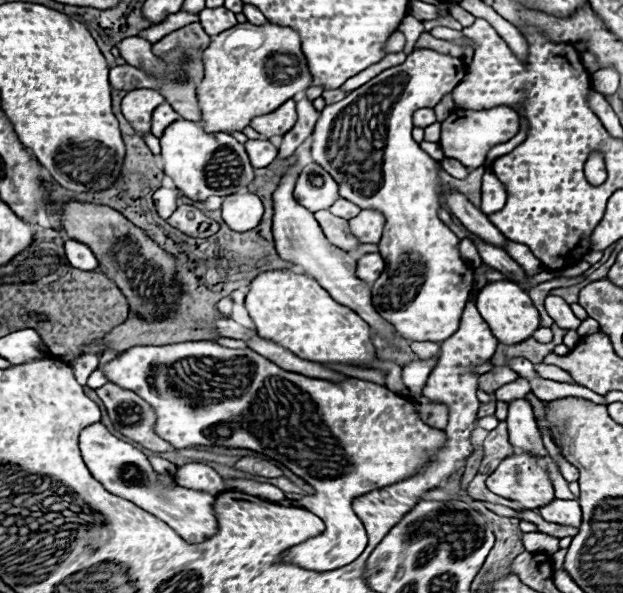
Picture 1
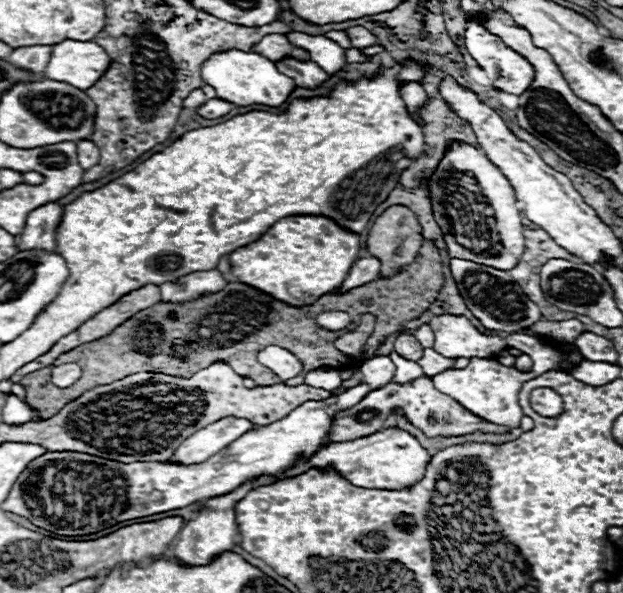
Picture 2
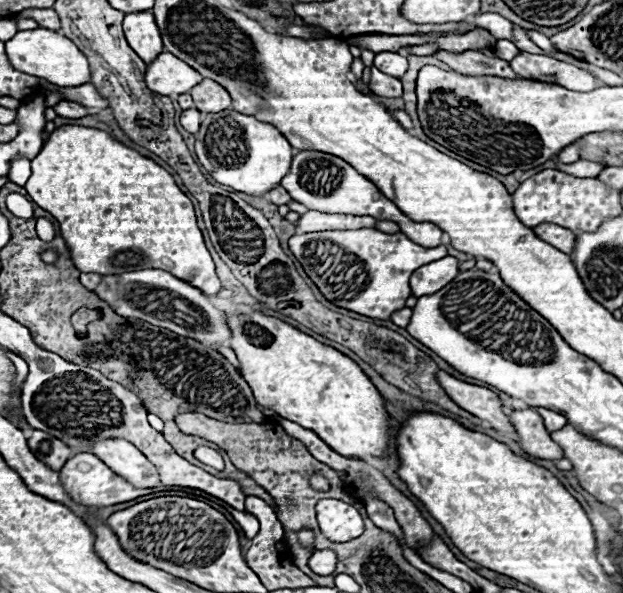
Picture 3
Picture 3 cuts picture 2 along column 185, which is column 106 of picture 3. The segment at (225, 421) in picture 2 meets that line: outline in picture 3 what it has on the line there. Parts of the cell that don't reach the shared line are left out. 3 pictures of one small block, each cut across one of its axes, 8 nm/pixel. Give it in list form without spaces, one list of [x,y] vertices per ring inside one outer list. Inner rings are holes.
[[[102,440],[92,452],[134,488],[154,488],[160,484],[154,464],[150,464],[150,460],[126,440]]]

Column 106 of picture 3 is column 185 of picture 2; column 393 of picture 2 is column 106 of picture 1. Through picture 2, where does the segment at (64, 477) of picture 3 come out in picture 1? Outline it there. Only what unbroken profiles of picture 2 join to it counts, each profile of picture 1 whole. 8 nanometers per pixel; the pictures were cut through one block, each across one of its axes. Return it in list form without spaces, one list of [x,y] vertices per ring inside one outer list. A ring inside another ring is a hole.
[[[210,340],[180,342],[170,346],[134,346],[100,366],[100,370],[108,382],[136,392],[152,406],[156,414],[156,434],[174,448],[228,446],[256,450],[276,462],[282,462],[294,474],[312,484],[316,488],[314,496],[318,501],[303,501],[300,507],[320,516],[326,530],[282,554],[284,562],[292,562],[308,570],[334,570],[350,564],[366,548],[366,530],[362,522],[352,516],[352,500],[374,488],[384,488],[412,478],[418,470],[430,464],[438,450],[446,446],[444,430],[430,428],[414,412],[416,408],[412,402],[396,396],[384,386],[356,378],[348,378],[342,384],[310,380],[270,364],[270,360],[250,348],[224,348]]]

